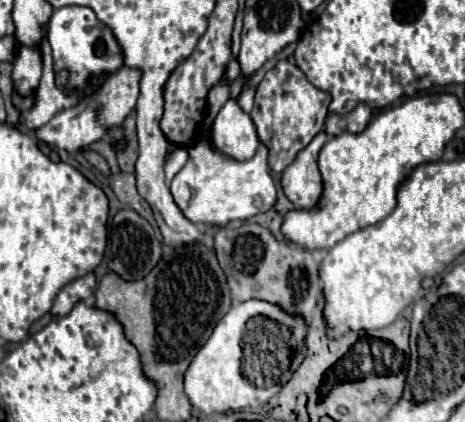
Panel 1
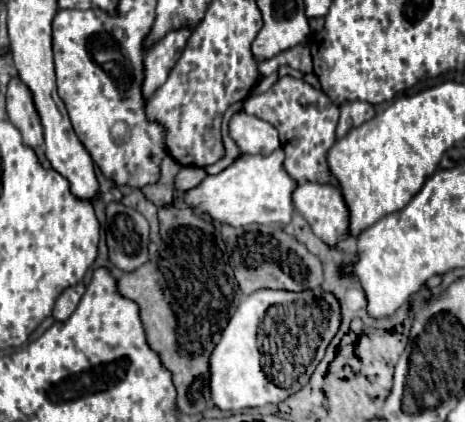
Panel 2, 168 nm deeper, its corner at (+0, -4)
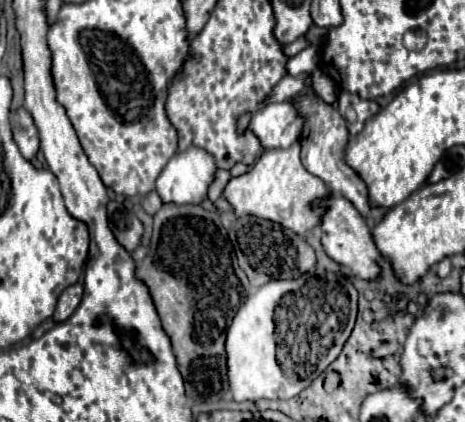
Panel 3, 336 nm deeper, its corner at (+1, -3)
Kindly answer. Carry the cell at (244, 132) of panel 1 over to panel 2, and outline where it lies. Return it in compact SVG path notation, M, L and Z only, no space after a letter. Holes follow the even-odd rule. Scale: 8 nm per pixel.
M235 112L229 120L229 136L237 144L241 154L271 154L279 148L279 136L277 130L247 114L247 112Z

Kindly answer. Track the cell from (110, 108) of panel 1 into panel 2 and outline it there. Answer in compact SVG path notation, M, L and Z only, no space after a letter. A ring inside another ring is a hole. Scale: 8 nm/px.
M187 28L169 32L159 44L155 44L153 48L147 50L147 54L143 58L143 86L141 86L141 94L145 100L161 84L165 84L167 74L173 68L173 64L177 62L177 58L181 56L189 36L191 36L191 30L187 30Z

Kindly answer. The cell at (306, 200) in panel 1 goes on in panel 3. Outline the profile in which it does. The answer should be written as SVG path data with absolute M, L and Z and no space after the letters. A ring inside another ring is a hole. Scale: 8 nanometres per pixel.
M328 195L326 199L320 199L316 203L326 207L320 229L322 229L322 245L324 245L324 251L328 253L328 257L332 257L340 265L346 265L354 277L366 279L366 281L376 281L382 271L378 265L380 251L374 245L372 229L366 225L366 219L354 209L354 205L350 201L346 201L344 197L338 197L338 195Z

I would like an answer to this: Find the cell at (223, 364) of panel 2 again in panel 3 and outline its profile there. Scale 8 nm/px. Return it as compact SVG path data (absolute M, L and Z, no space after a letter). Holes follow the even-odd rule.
M270 281L258 289L254 289L246 303L238 309L226 337L226 353L228 353L228 377L234 401L258 401L258 399L290 399L302 391L306 381L290 381L286 373L282 373L282 365L278 365L274 353L278 351L278 343L274 337L274 309L278 301L302 287L302 281Z

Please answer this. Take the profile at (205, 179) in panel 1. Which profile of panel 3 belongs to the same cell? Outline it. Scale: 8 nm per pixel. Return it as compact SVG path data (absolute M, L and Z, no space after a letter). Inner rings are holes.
M294 143L288 149L264 151L248 173L234 177L224 189L224 197L234 207L236 215L256 215L280 223L282 227L298 235L304 235L320 225L320 219L326 209L324 207L314 209L314 201L324 199L328 195L330 191L326 183L304 169L300 161L300 143Z

